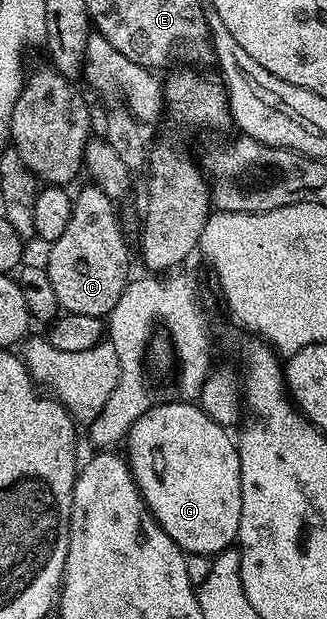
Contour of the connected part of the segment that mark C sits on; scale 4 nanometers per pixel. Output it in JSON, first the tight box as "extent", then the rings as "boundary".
{"extent":[43,187,131,318],"boundary":[[[88,187],[73,196],[71,222],[67,230],[48,245],[49,261],[44,261],[43,266],[51,278],[55,298],[59,298],[65,312],[105,318],[114,310],[131,279],[129,244],[117,217],[118,205],[103,194],[103,190]]]}

